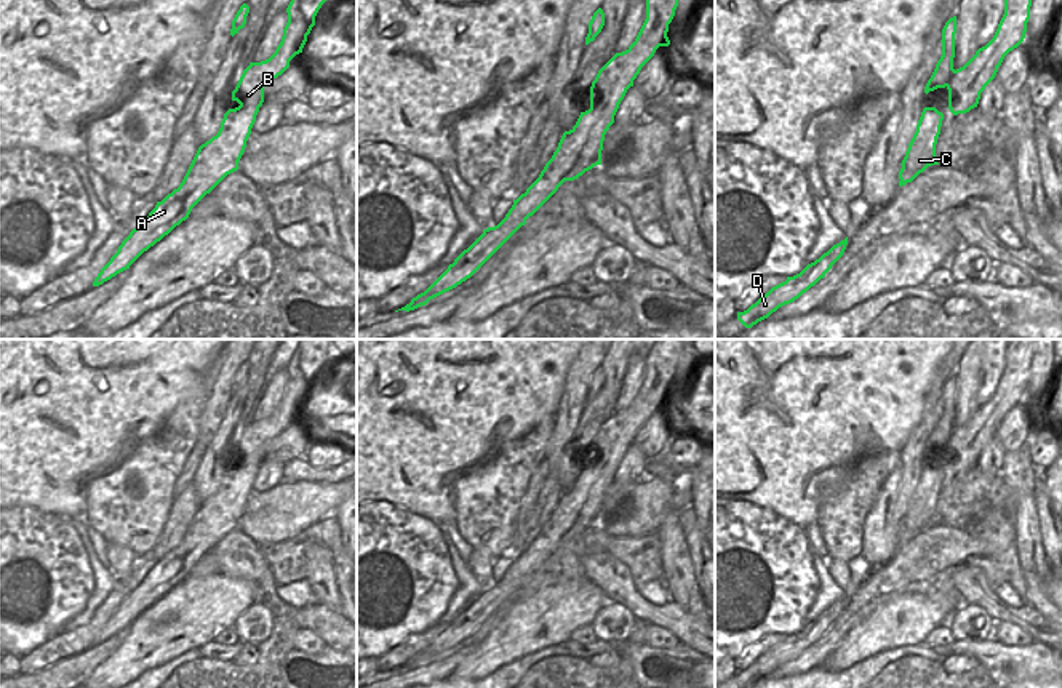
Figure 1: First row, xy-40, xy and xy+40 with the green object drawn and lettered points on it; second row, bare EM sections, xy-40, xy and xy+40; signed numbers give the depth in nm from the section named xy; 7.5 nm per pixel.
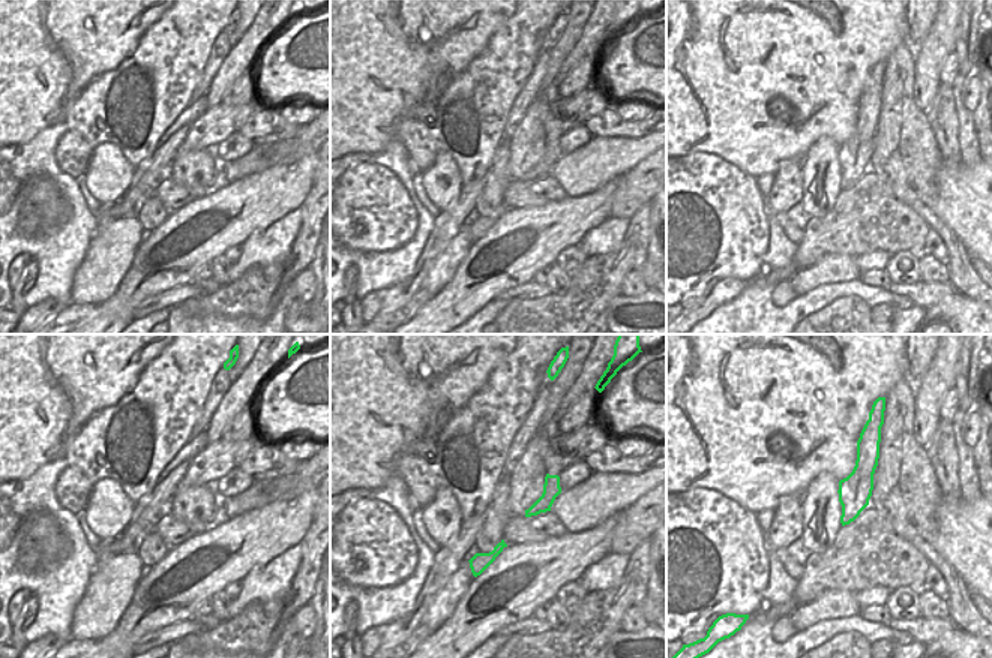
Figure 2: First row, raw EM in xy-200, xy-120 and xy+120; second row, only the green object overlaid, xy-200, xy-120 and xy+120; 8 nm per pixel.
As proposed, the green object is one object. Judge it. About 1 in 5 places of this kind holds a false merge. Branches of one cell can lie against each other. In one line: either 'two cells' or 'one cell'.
two cells

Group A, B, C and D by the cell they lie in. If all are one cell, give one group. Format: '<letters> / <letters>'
A B D / C

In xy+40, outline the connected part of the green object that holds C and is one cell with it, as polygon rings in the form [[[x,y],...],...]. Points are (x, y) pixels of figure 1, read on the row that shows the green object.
[[[924,107],[916,131],[908,144],[899,179],[912,182],[928,166],[936,165],[936,144],[940,134],[942,112],[936,107]]]

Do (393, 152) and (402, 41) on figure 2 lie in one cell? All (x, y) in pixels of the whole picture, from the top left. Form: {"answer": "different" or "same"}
{"answer": "different"}

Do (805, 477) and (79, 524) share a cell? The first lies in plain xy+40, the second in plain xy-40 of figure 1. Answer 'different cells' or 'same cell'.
different cells

